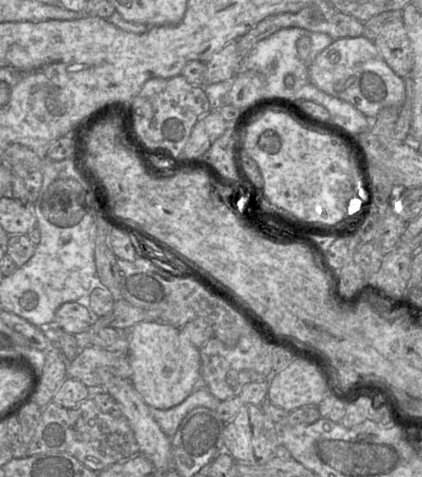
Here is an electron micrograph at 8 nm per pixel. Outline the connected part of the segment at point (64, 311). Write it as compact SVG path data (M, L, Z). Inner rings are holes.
M88 297L62 304L55 313L55 323L73 335L84 335L96 317L88 307Z

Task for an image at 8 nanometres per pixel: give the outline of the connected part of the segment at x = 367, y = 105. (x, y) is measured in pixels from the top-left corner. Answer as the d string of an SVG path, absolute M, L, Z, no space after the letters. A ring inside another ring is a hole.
M364 36L334 40L316 56L309 76L318 89L350 103L367 118L375 118L384 108L400 105L406 97L403 78L393 72L373 41Z

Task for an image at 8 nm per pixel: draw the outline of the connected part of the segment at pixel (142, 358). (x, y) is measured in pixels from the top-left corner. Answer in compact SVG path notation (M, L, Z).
M143 321L129 330L128 360L132 369L131 382L150 408L161 410L173 408L183 402L198 385L203 384L200 375L199 349L182 333L181 329L162 322Z

